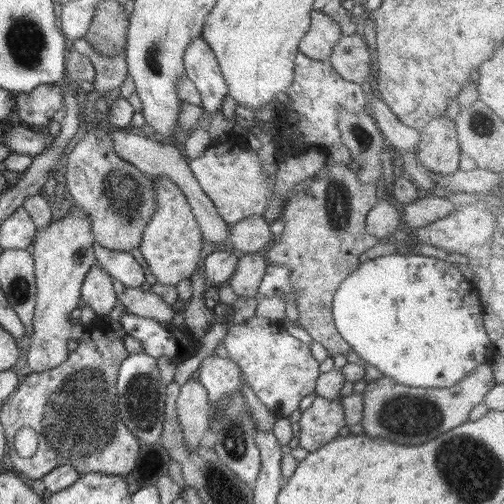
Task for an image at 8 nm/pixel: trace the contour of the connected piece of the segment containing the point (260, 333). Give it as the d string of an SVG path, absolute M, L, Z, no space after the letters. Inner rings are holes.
M254 315L243 321L242 324L228 324L228 333L224 336L224 348L230 358L238 364L246 375L248 386L256 394L256 398L266 406L266 410L276 418L290 417L300 404L304 396L314 394L320 374L320 363L314 359L309 345L290 335L281 321L273 321L268 317Z

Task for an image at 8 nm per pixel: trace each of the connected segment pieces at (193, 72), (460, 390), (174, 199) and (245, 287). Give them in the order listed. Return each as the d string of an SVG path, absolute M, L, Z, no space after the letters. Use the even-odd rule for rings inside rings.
M202 35L194 37L184 51L185 76L195 85L201 96L202 108L214 115L222 108L222 102L228 90L214 51Z
M488 364L476 366L468 376L458 380L450 388L412 388L383 375L368 382L364 389L364 410L360 423L367 436L416 446L465 424L474 406L484 402L486 393L492 390L494 385L494 374Z
M154 176L154 191L156 191L156 210L151 222L142 232L140 252L156 276L157 281L165 285L178 284L184 278L190 279L196 270L202 248L202 232L192 214L190 204L175 182L166 176Z
M245 253L239 255L236 271L228 283L239 297L257 296L261 280L266 272L268 260L263 253Z

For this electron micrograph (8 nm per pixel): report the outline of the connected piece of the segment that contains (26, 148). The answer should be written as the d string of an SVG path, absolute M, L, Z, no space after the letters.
M6 122L6 138L2 144L9 147L12 153L23 154L34 158L46 146L52 146L55 137L45 129L34 129Z

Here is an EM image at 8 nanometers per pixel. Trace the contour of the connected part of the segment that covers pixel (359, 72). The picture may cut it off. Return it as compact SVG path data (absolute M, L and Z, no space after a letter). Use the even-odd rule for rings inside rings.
M362 33L342 35L332 47L330 62L336 73L345 80L358 85L367 83L370 73L370 52Z

